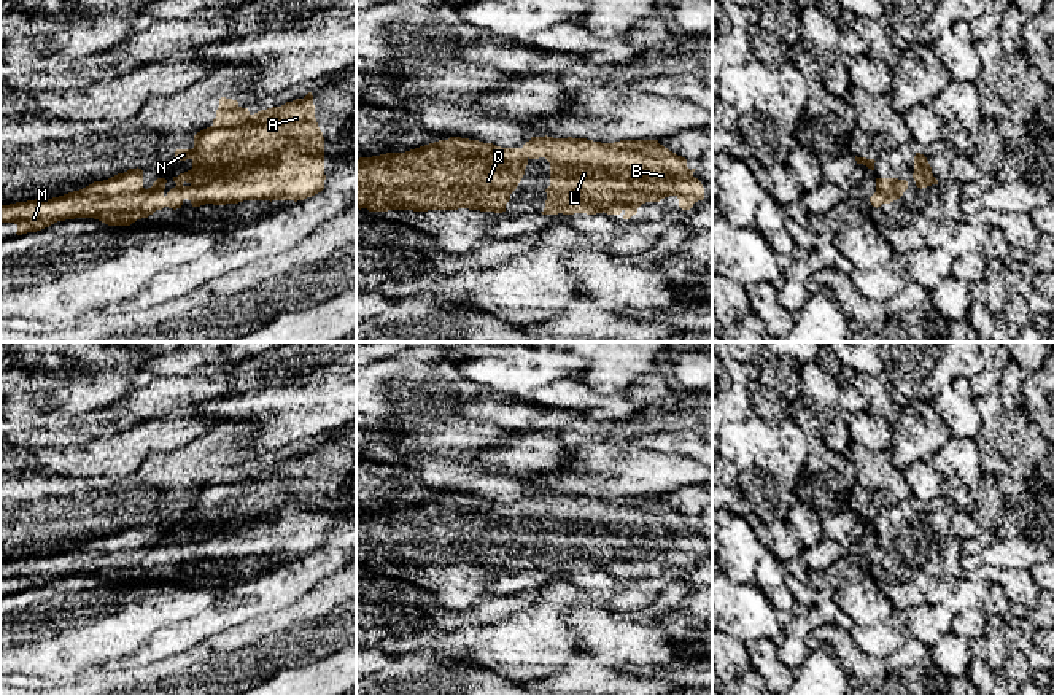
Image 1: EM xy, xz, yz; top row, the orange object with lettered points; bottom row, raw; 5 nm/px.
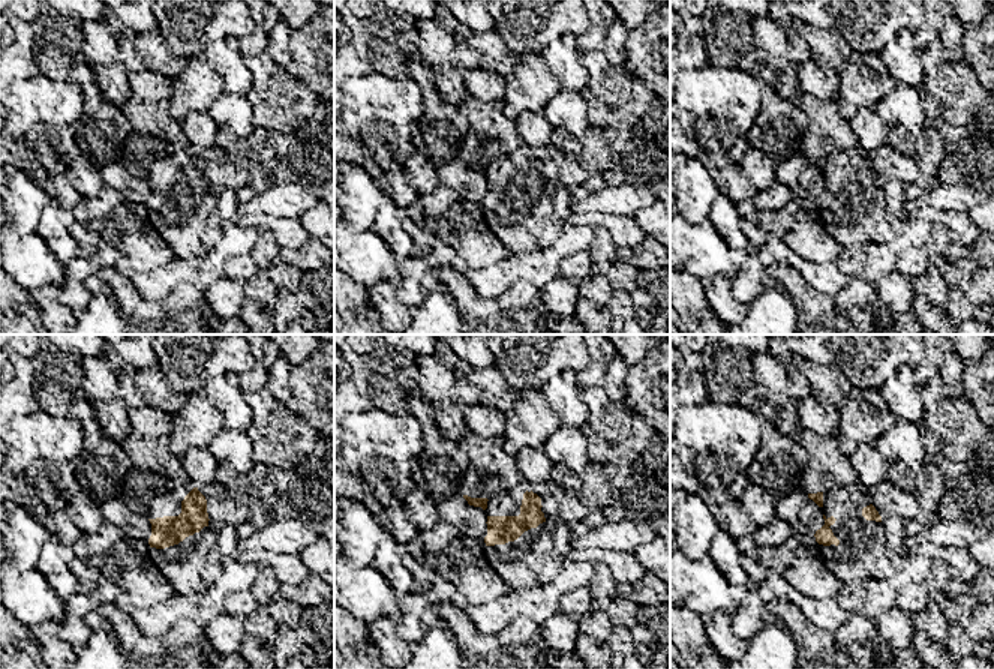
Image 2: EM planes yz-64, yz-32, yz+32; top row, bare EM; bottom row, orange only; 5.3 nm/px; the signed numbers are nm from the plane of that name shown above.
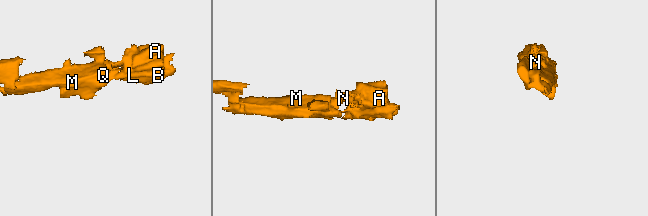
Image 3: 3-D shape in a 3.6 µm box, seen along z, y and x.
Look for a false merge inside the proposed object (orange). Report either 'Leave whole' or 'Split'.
Leave whole

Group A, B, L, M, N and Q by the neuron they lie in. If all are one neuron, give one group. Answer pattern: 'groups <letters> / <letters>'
groups A B L M N Q

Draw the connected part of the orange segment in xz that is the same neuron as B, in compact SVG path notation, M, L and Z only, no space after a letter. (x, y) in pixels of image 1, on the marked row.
M450 137L405 153L386 153L372 157L356 159L356 208L369 212L388 210L480 210L480 212L506 212L510 194L517 189L525 175L529 159L545 157L550 162L550 186L545 189L547 200L542 215L574 215L574 213L607 213L620 215L630 219L645 202L660 202L665 197L676 196L682 210L690 210L695 202L704 199L704 188L693 177L696 169L687 167L687 159L669 151L658 140L620 140L614 143L601 143L587 138L553 138L531 137L523 148L501 148L493 143Z

